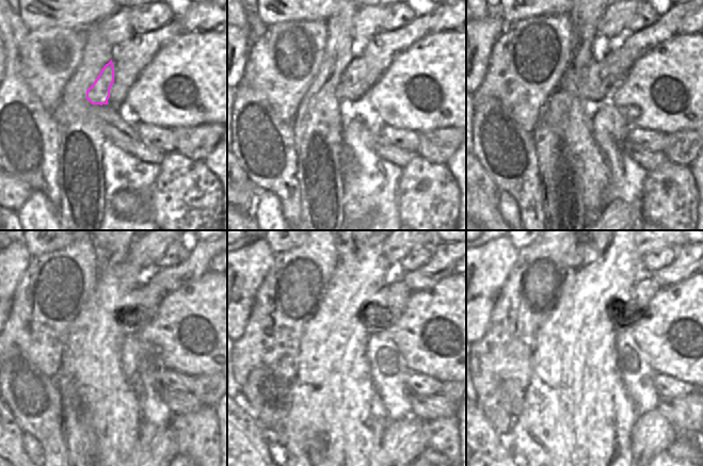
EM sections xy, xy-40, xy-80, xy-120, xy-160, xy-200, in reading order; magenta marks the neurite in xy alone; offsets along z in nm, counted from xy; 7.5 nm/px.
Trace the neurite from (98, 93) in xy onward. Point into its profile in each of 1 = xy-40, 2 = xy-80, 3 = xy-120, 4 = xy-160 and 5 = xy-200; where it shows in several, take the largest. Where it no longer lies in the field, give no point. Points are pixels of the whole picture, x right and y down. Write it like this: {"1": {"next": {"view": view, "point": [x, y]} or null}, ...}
{"1": {"next": {"view": "xy-40", "point": [341, 92]}}, "2": {"next": {"view": "xy-80", "point": [598, 83]}}, "3": {"next": {"view": "xy-120", "point": [140, 306]}}, "4": {"next": {"view": "xy-160", "point": [382, 309]}}, "5": {"next": {"view": "xy-200", "point": [623, 315]}}}

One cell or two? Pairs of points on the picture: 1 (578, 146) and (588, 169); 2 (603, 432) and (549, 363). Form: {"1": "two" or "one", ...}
{"1": "one", "2": "one"}

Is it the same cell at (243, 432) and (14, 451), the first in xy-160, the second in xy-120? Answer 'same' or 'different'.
same

